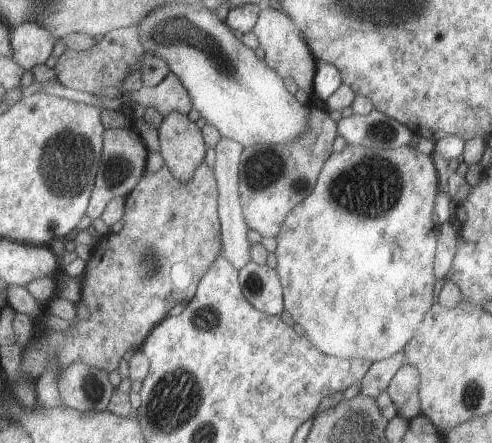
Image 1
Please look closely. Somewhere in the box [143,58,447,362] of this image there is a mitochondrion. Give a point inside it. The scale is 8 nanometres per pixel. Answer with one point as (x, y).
(370, 188)

